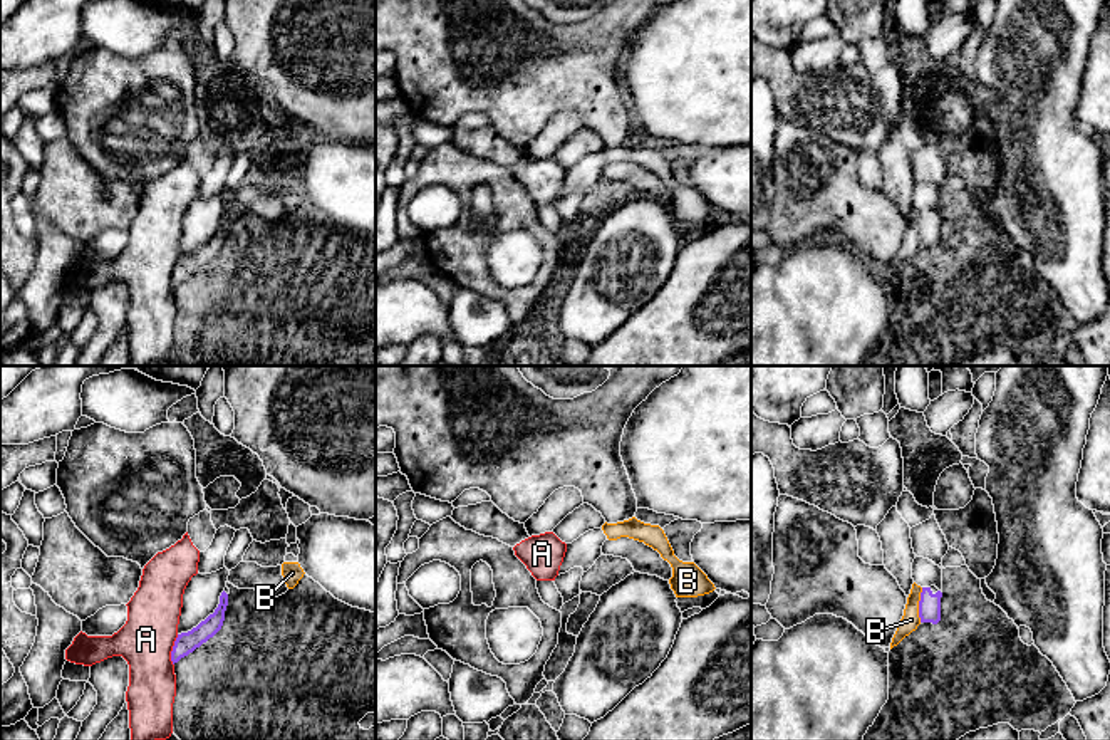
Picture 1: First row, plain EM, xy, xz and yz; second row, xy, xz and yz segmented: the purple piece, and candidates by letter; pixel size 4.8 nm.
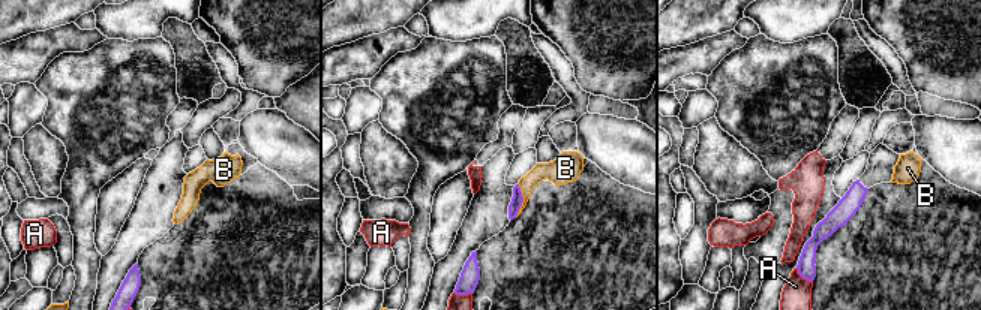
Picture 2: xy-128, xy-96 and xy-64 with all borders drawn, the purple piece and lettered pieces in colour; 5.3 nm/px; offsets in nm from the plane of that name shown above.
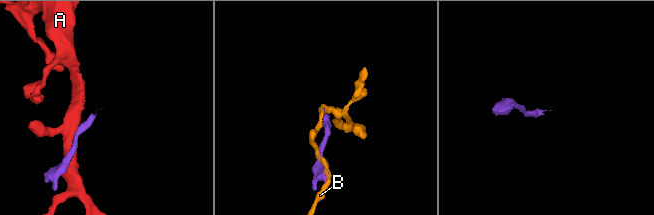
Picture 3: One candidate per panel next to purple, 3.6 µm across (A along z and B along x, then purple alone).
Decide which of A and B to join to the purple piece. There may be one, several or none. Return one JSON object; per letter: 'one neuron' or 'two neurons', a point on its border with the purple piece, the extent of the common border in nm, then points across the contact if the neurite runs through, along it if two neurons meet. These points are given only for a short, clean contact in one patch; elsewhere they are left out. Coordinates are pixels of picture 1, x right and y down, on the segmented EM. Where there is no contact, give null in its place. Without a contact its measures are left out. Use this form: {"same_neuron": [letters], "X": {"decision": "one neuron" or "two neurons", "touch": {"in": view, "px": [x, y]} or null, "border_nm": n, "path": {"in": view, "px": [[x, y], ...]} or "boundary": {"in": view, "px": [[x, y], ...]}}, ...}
{"same_neuron": [], "A": {"decision": "two neurons", "touch": {"in": "xy", "px": [173, 650]}, "border_nm": 150}, "B": {"decision": "two neurons", "touch": {"in": "yz", "px": [919, 604]}, "border_nm": 170}}

